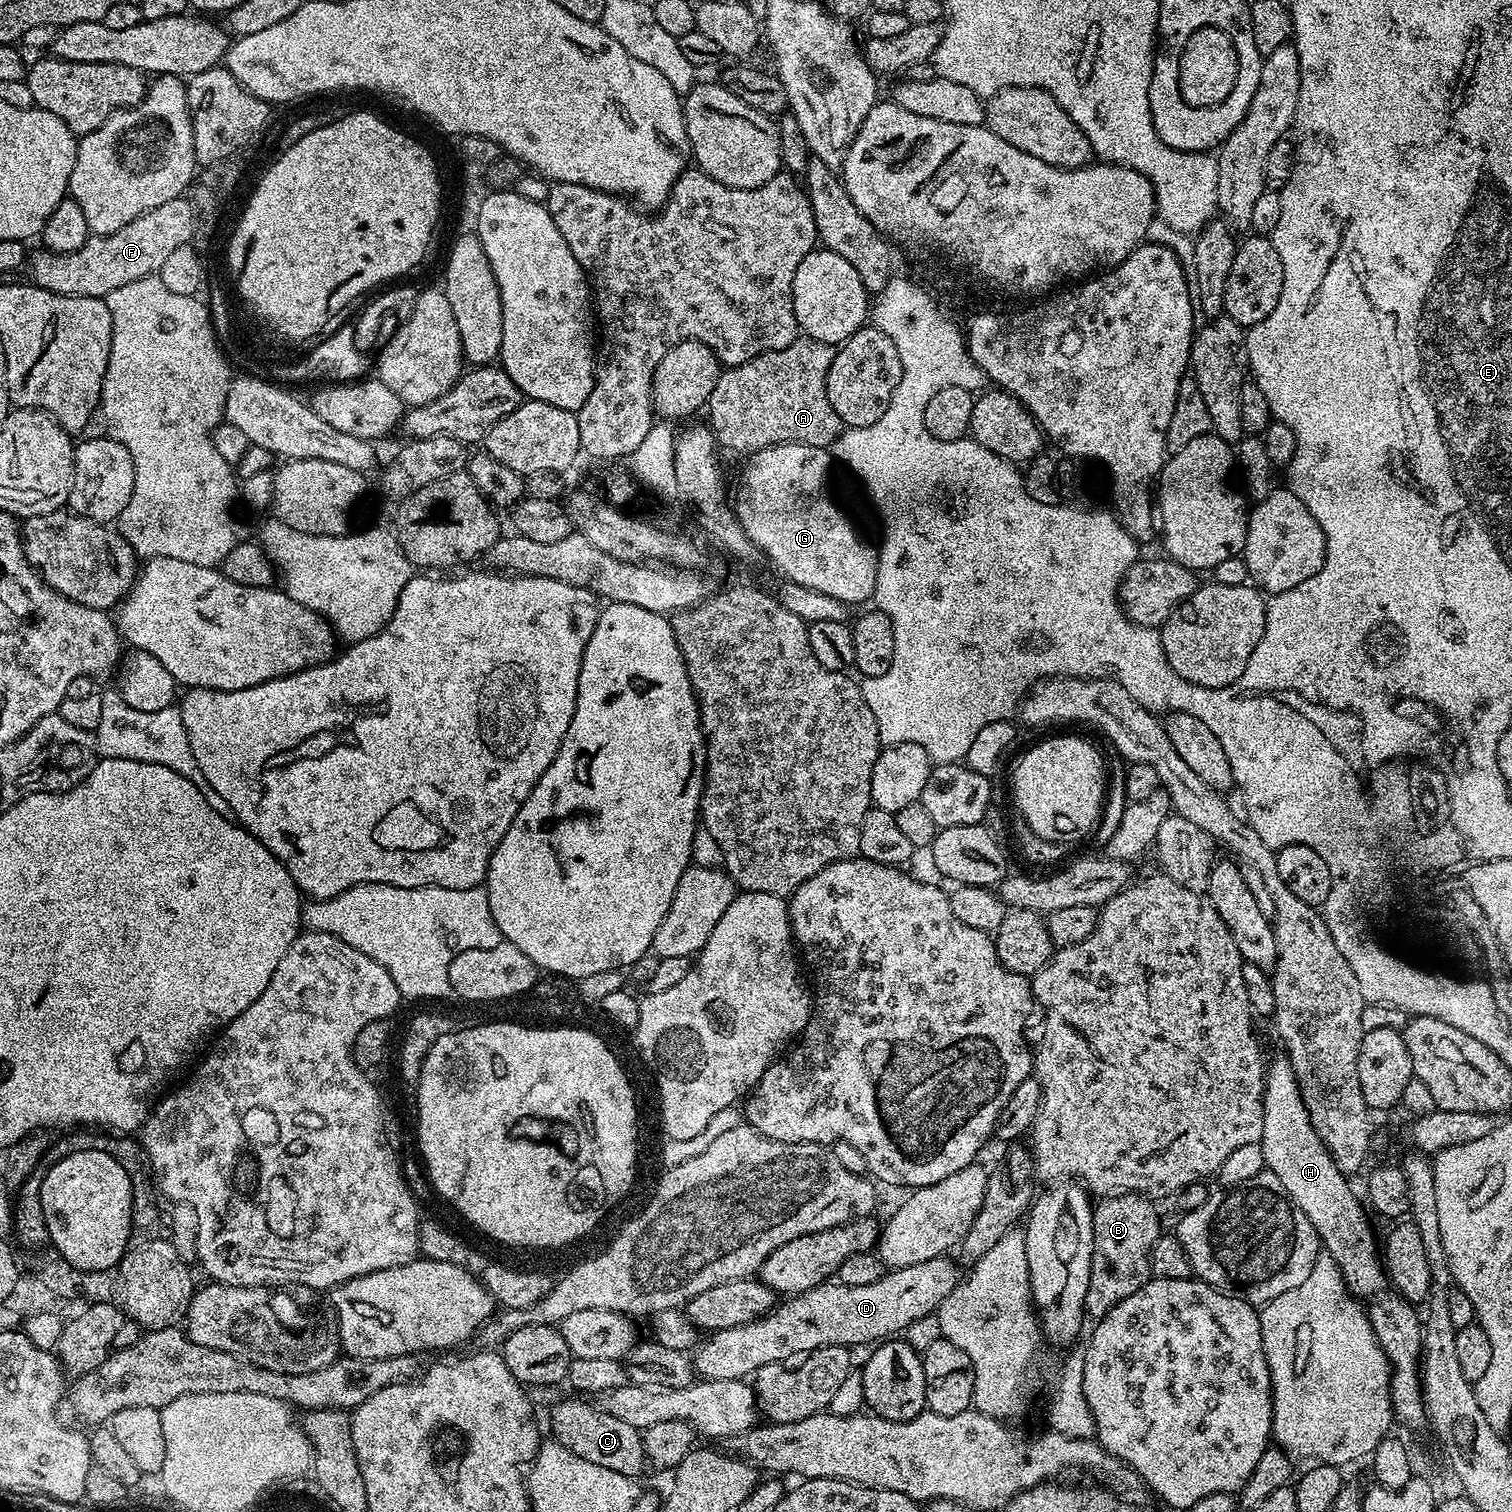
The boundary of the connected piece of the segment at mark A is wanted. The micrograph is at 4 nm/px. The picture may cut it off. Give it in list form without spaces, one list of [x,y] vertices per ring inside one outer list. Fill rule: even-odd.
[[[801,335],[790,346],[733,368],[725,367],[706,405],[707,423],[721,449],[751,454],[775,444],[805,444],[831,449],[842,425],[826,394],[826,374],[836,348]]]

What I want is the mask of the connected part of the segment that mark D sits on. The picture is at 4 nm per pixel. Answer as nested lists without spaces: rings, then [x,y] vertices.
[[[947,1255],[930,1258],[930,1262],[918,1262],[914,1266],[893,1268],[885,1271],[878,1282],[870,1282],[870,1286],[846,1286],[839,1282],[825,1282],[808,1292],[792,1294],[785,1302],[777,1303],[767,1316],[760,1316],[754,1322],[743,1324],[737,1328],[727,1328],[721,1332],[711,1333],[708,1341],[701,1343],[694,1352],[694,1367],[706,1380],[744,1380],[751,1377],[758,1369],[767,1364],[775,1364],[800,1356],[815,1348],[827,1344],[875,1345],[897,1334],[903,1333],[918,1318],[931,1316],[939,1308],[940,1303],[954,1290],[962,1279],[962,1272],[956,1269],[956,1264]]]

